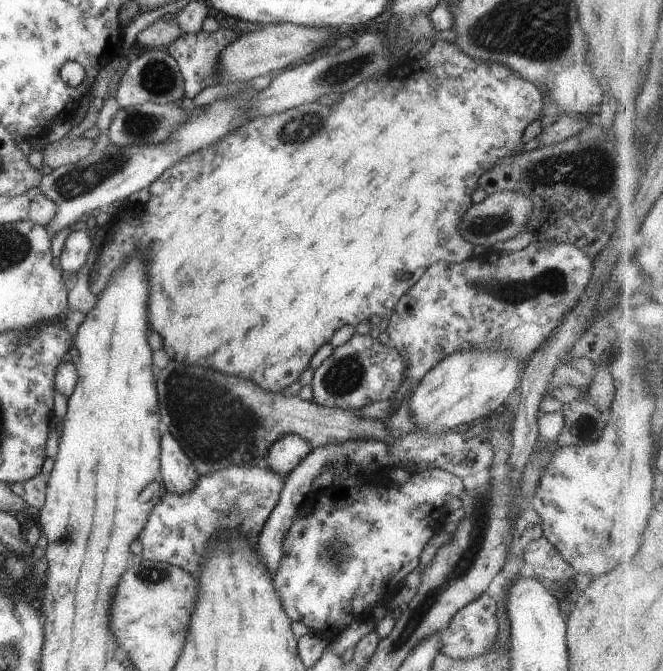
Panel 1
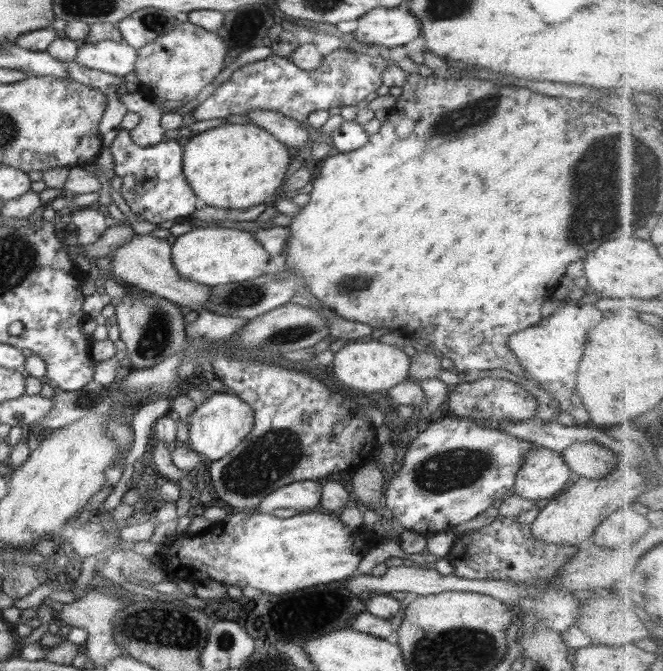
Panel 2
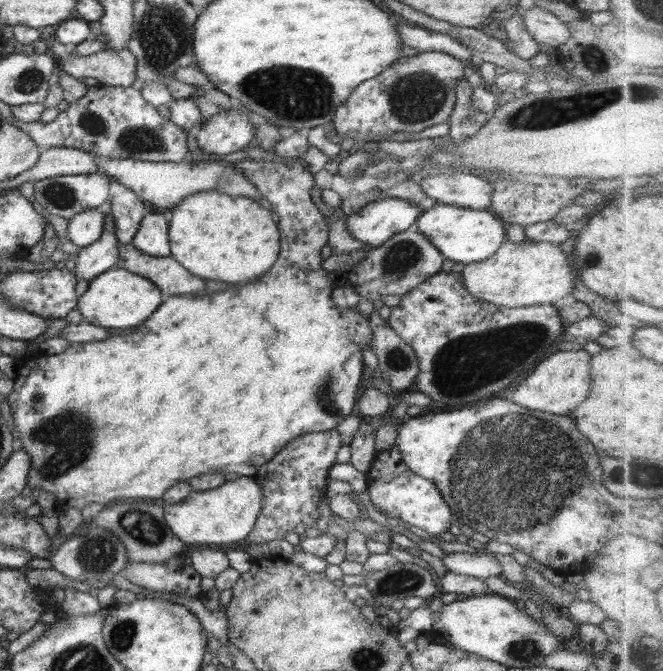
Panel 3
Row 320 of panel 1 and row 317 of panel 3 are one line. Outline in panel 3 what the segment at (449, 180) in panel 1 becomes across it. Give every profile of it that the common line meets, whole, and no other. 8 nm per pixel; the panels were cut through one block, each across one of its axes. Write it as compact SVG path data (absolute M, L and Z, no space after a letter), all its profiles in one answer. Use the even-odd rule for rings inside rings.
M302 157L287 161L270 159L252 162L249 159L233 164L256 186L269 203L268 207L274 212L281 232L280 258L270 268L270 272L266 272L258 282L236 286L230 288L228 292L212 294L212 304L210 304L210 296L196 298L196 302L192 298L186 298L186 295L169 296L162 302L161 307L130 336L124 334L124 336L110 336L102 342L72 343L62 354L40 352L36 356L32 355L31 358L26 356L17 358L19 362L14 379L14 390L7 399L16 430L15 440L19 443L19 448L27 452L30 457L30 472L27 472L28 488L38 492L42 490L50 492L56 498L57 514L68 508L82 510L94 502L106 504L106 502L118 503L128 499L155 500L162 498L171 486L204 474L226 475L234 472L238 476L254 476L261 464L274 458L276 453L293 438L309 432L329 431L336 428L344 418L356 413L356 396L360 387L365 385L362 383L363 369L366 367L363 363L362 349L373 343L373 330L370 326L370 318L363 317L358 312L357 306L339 309L330 297L337 284L344 279L334 277L334 273L323 269L324 260L321 252L329 242L329 228L324 215L320 213L310 197L310 190L315 187L316 181L310 169L303 165L303 161Z

